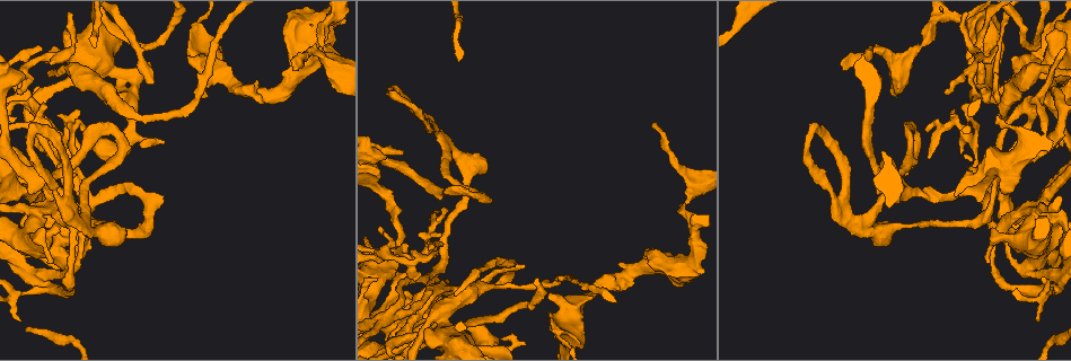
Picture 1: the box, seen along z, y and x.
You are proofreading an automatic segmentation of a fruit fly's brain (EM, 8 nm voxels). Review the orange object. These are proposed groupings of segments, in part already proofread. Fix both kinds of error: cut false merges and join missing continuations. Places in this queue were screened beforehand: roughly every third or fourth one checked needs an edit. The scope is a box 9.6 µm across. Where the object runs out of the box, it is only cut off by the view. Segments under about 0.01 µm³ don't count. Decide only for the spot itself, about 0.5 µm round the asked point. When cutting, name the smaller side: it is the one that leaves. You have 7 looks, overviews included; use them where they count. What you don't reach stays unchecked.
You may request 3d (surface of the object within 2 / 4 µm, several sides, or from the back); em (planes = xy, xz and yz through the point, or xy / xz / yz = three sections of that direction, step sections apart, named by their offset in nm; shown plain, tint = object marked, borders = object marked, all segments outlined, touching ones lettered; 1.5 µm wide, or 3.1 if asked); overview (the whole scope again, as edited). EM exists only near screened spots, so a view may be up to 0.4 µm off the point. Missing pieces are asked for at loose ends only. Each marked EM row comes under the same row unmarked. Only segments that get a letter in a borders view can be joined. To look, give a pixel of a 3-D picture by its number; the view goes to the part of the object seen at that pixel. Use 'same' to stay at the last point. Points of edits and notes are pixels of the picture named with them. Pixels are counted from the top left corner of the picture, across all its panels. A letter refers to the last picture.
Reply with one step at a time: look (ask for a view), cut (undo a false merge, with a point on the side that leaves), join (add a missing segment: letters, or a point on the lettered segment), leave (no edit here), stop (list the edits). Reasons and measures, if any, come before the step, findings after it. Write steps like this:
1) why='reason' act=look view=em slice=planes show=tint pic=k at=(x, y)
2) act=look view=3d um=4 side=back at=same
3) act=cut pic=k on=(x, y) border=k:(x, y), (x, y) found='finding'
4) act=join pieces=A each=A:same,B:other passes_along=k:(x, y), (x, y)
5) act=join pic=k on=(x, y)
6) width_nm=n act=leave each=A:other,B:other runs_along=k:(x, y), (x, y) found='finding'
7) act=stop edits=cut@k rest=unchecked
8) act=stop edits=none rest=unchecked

why='branch stops here' act=look view=3d um=4 pic=1 at=(513, 266)

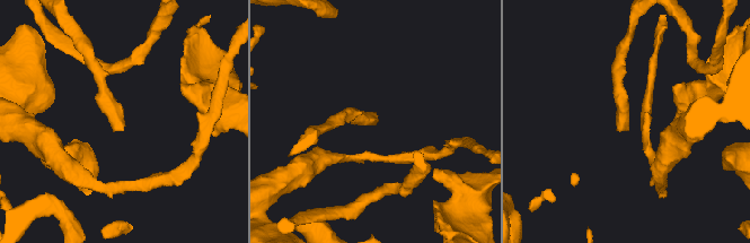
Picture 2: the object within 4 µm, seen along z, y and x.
why='shape alone is not enough' act=look view=em slice=planes show=borders pic=2 at=(122, 128)

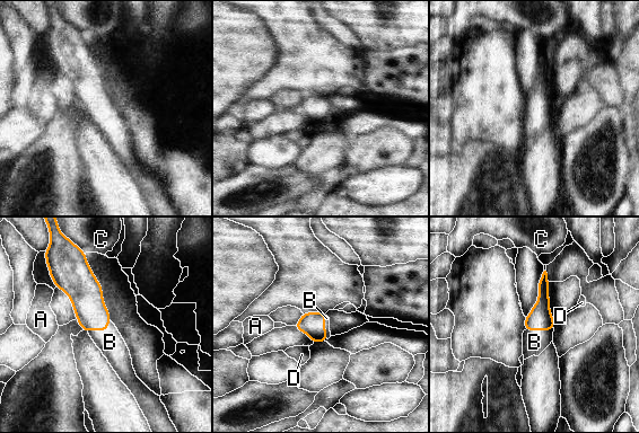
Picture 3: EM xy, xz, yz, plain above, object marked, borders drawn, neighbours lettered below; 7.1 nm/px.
longest_contact=B:200nm act=join pieces=B each=A:other,B:same,C:other,D:other found='the neuron continues'

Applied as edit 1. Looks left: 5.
why='redraw' act=look view=overview

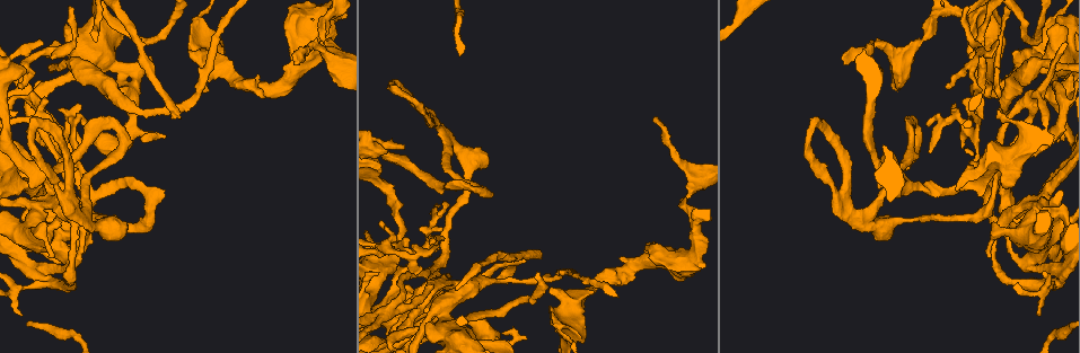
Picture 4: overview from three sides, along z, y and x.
act=look view=em slice=yz step=8 show=borders pic=4 at=(1045, 95)

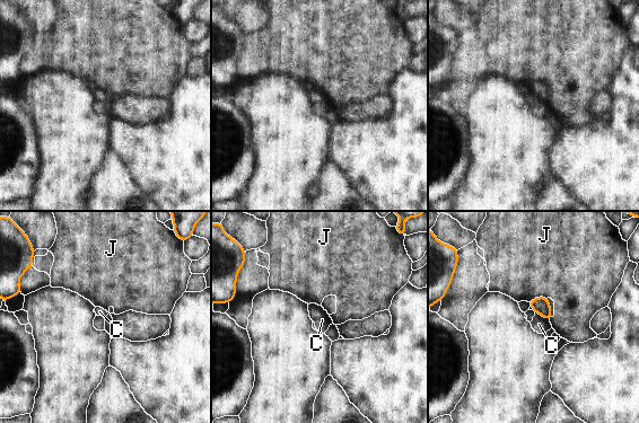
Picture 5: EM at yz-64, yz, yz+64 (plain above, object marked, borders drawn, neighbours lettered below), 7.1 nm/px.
act=leave each=C:other,J:other border=5:(535, 311), (549, 320) found='none of them fits'

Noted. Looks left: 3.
why='three arms meet' act=look view=em slice=planes show=borders pic=4 at=(67, 215)

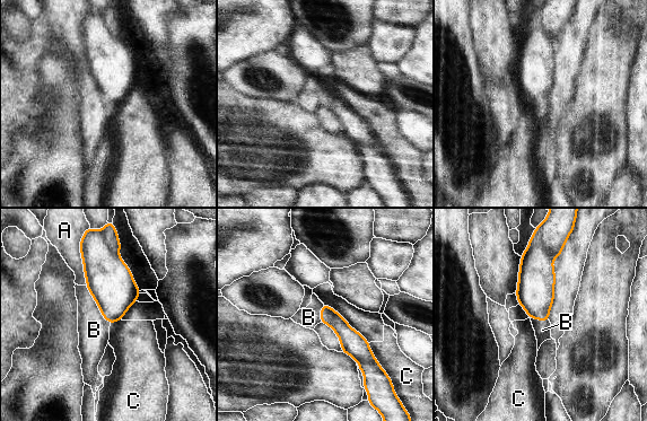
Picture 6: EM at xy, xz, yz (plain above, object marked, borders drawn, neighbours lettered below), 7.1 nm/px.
width_nm=120 act=leave each=A:other,B:other,C:other border=6:(85, 286), (101, 315), (110, 324) found='no lettered segment goes on from it'

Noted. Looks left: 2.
act=stop edits=join@3 rest=unchecked

